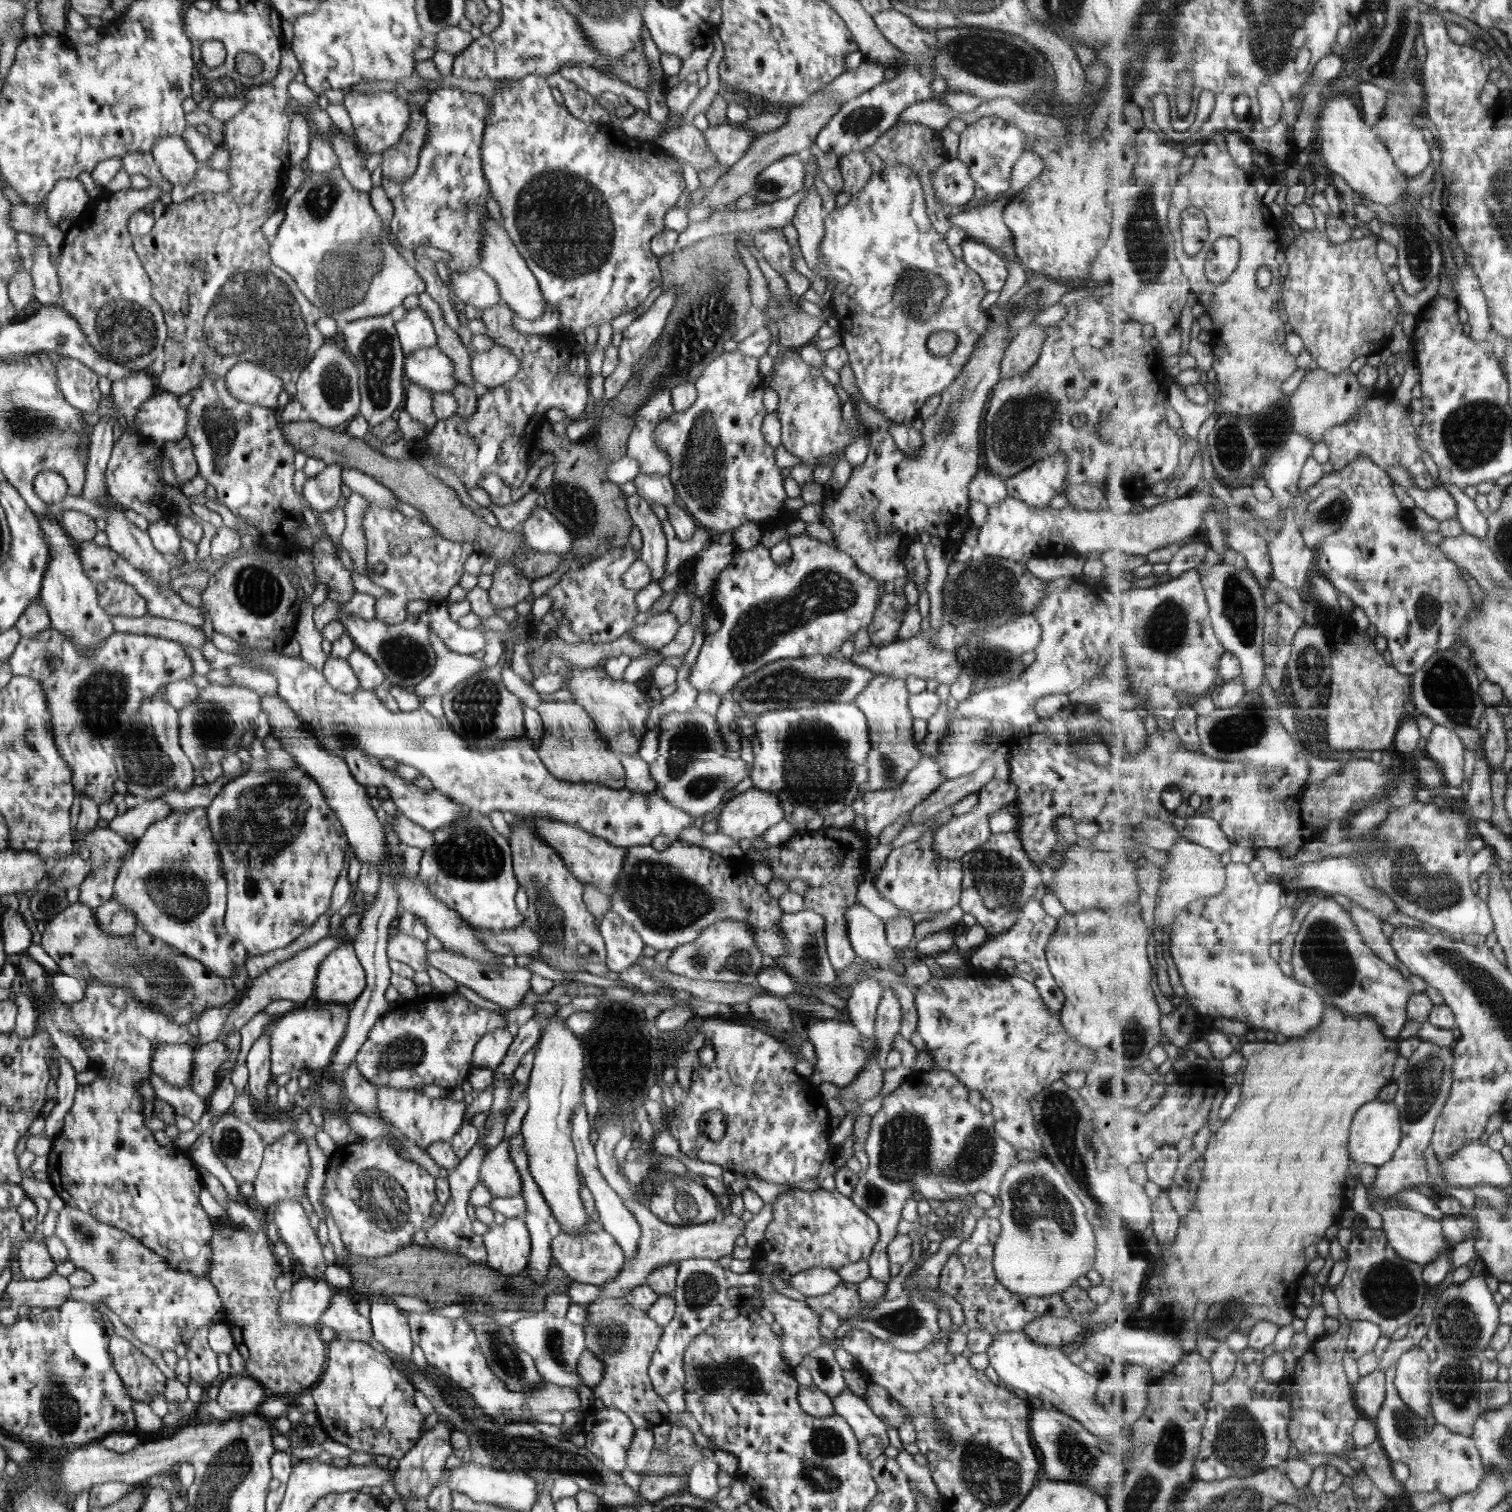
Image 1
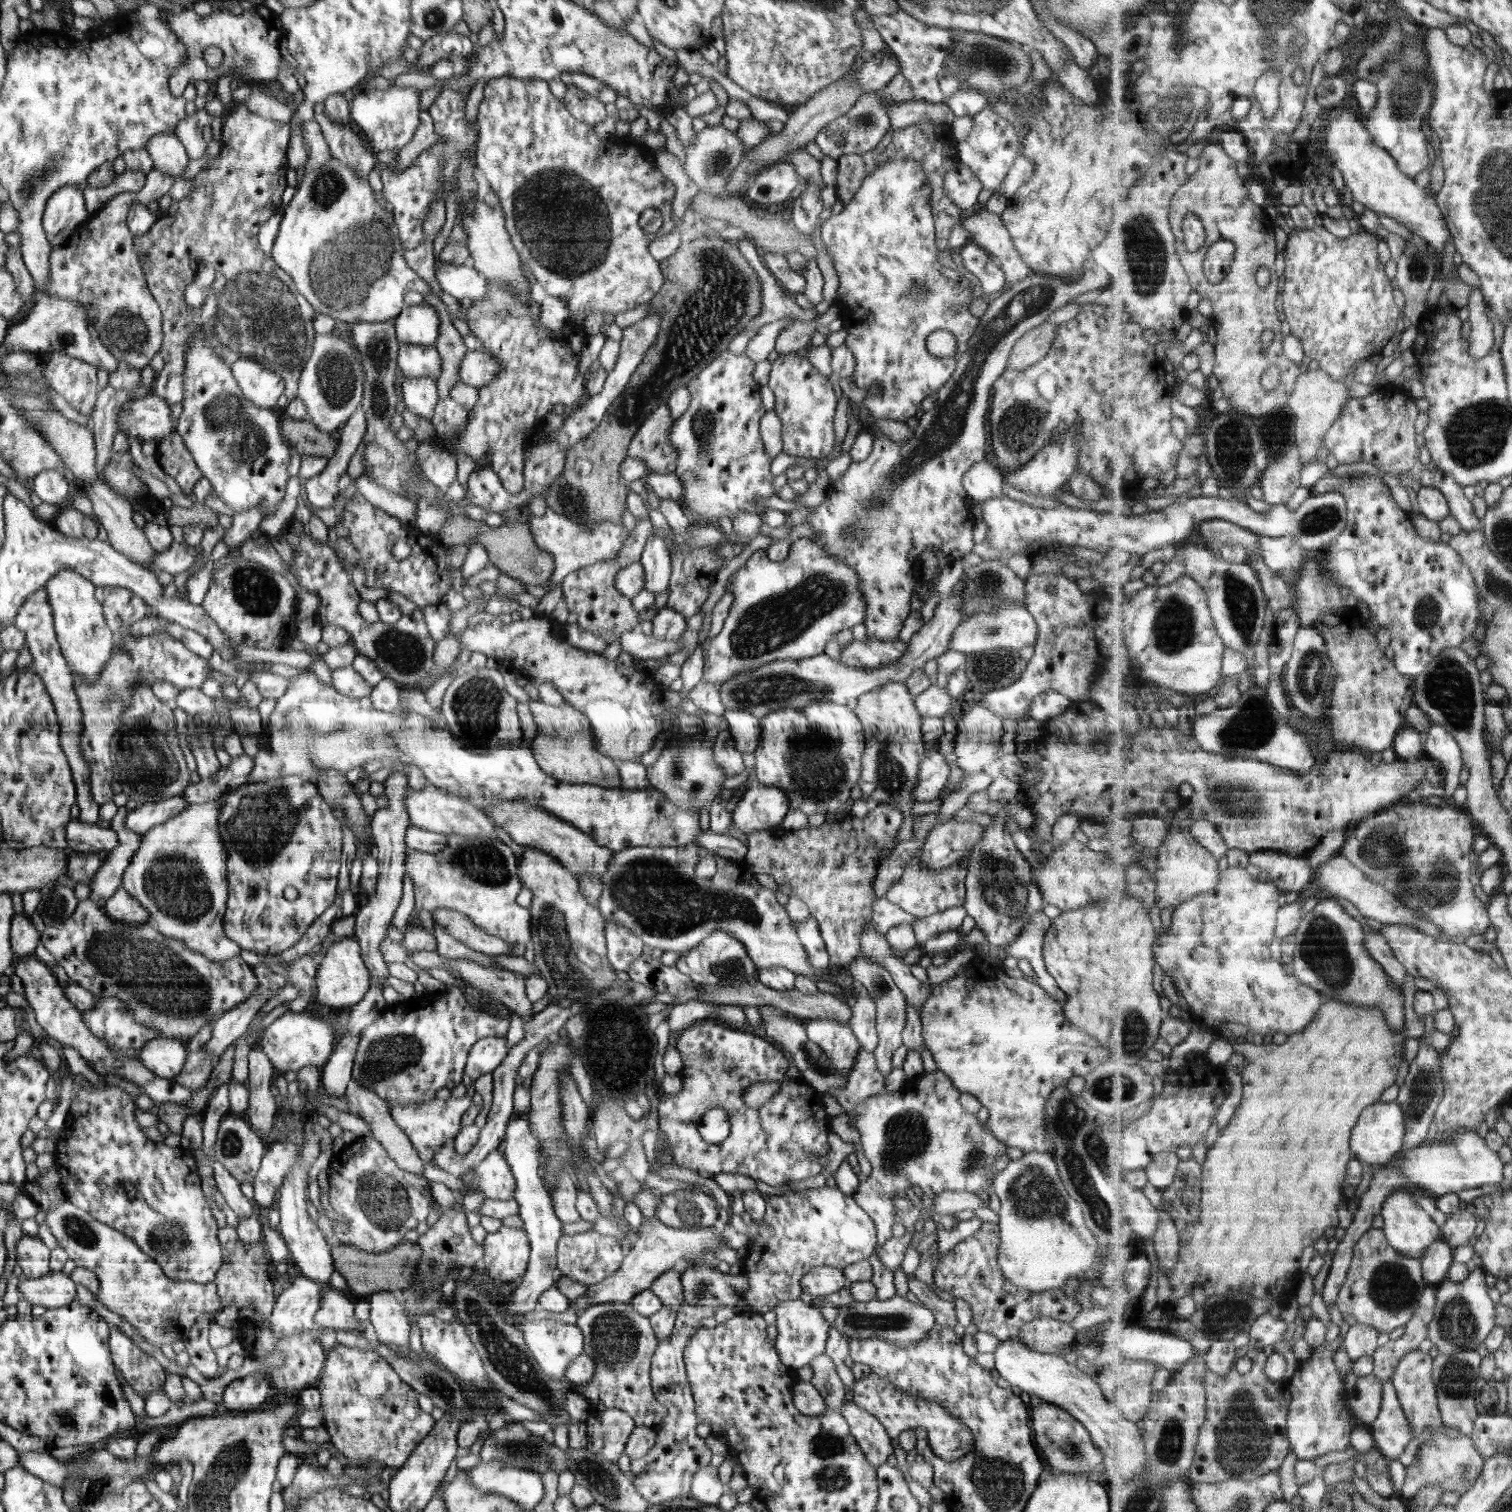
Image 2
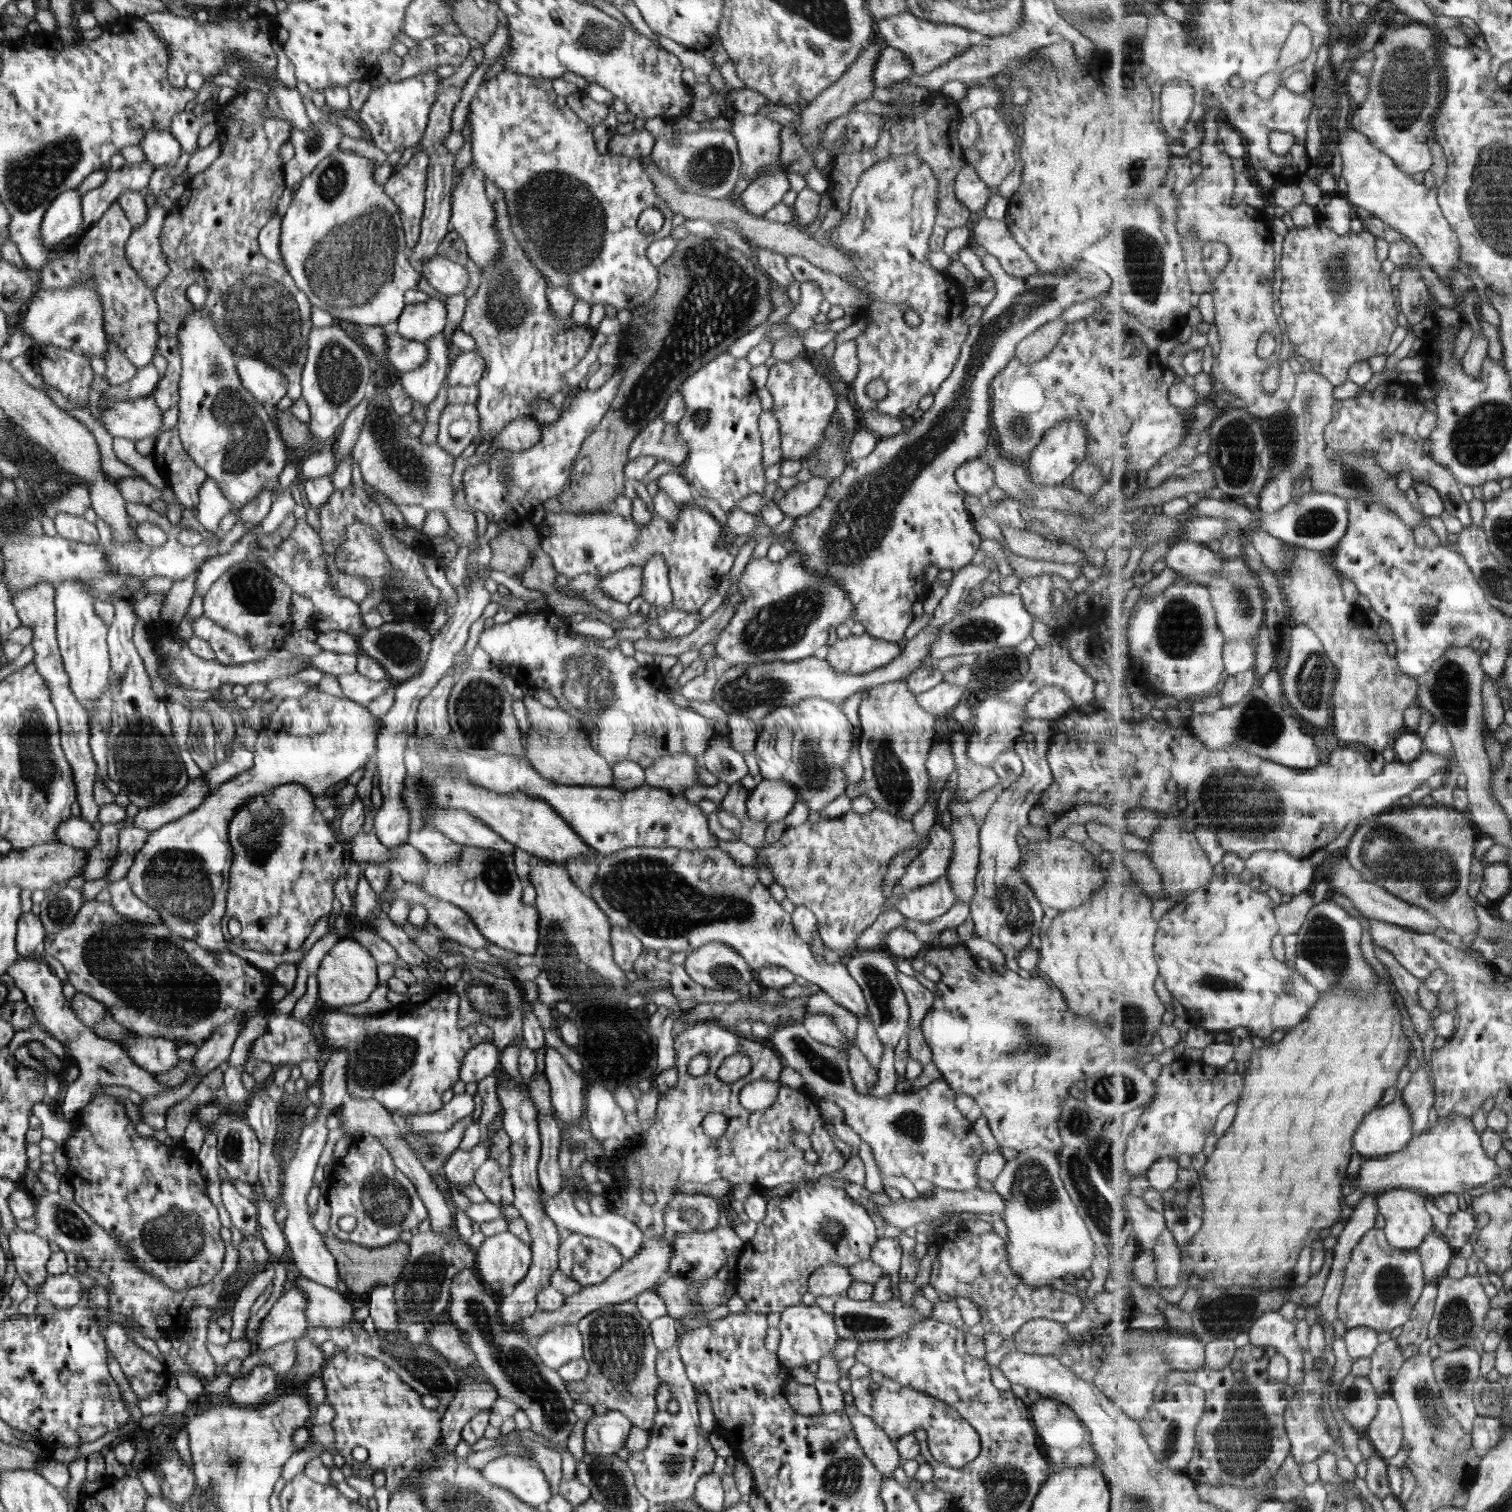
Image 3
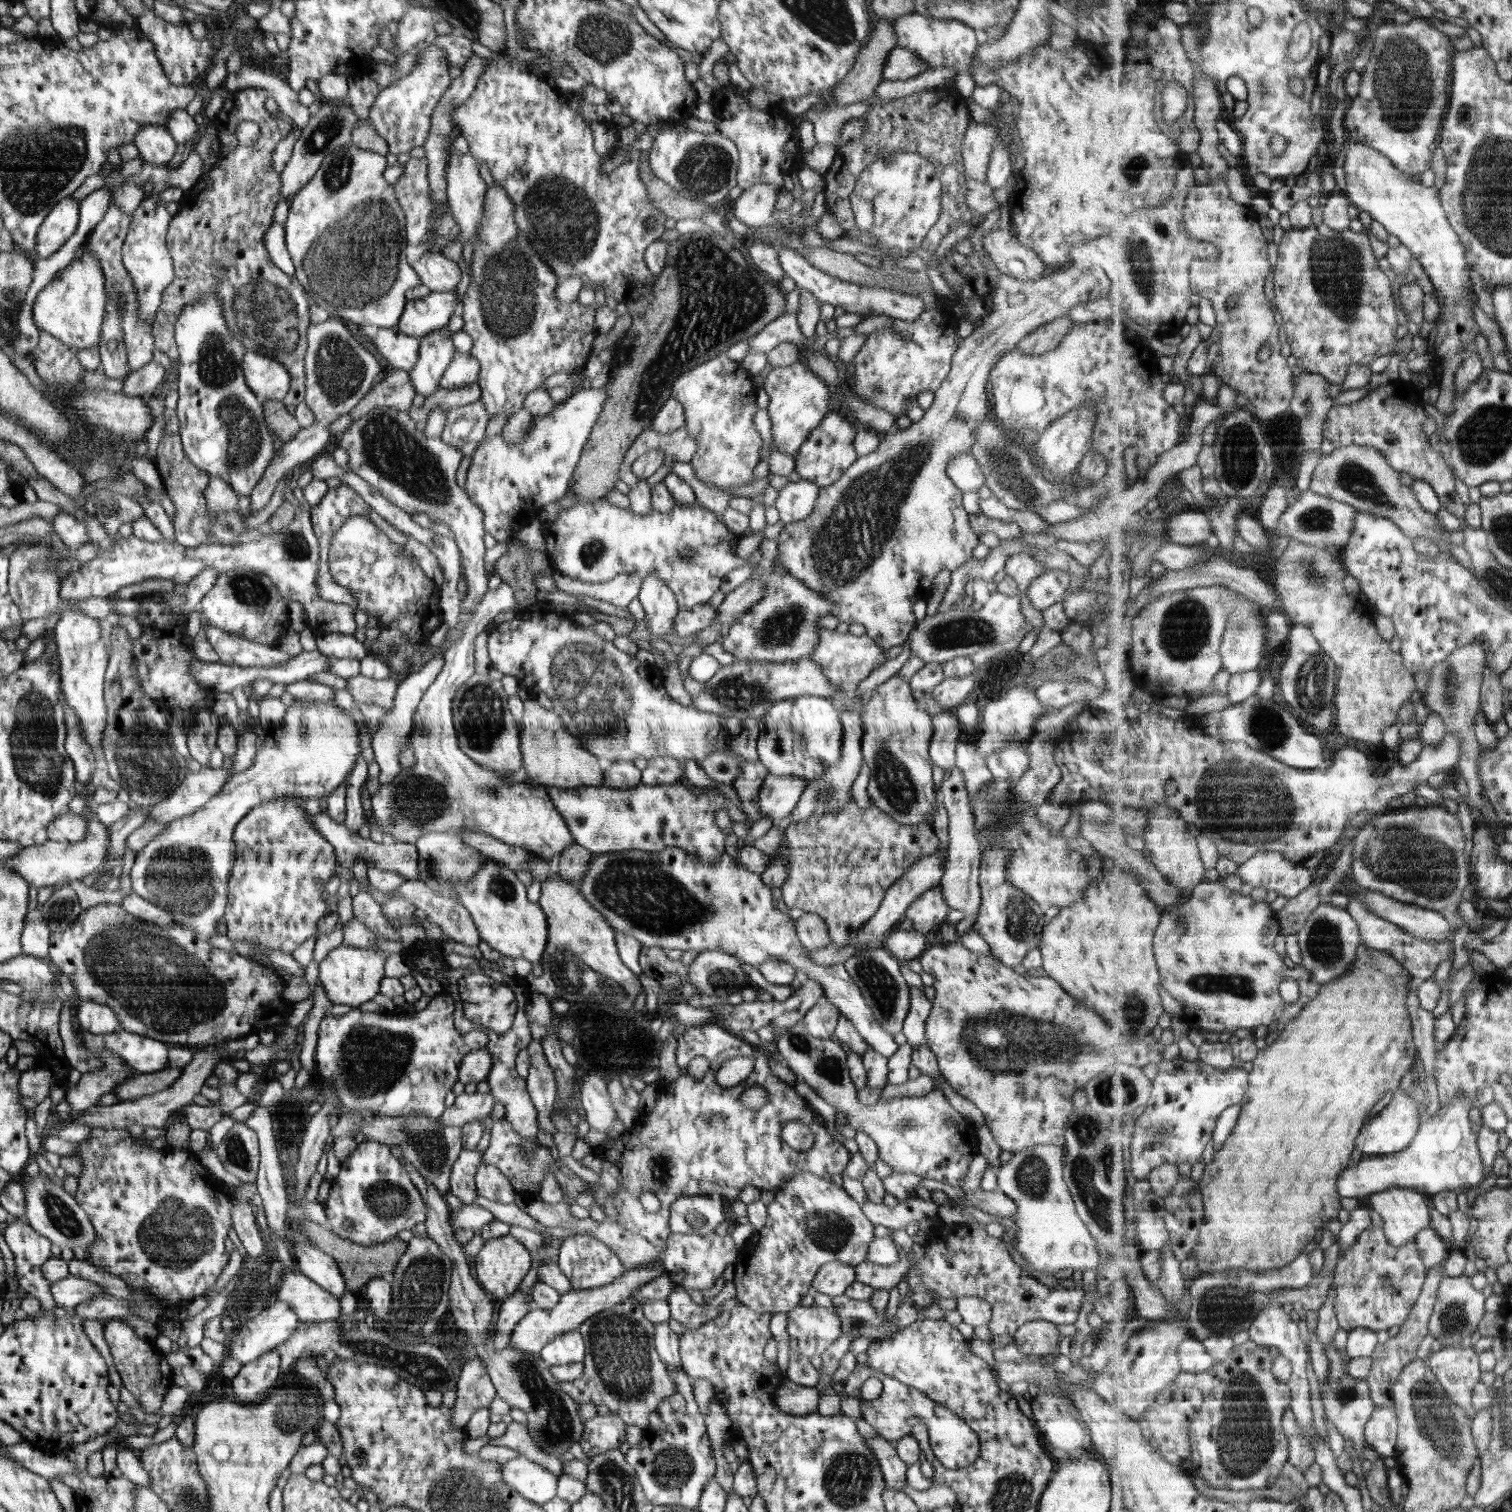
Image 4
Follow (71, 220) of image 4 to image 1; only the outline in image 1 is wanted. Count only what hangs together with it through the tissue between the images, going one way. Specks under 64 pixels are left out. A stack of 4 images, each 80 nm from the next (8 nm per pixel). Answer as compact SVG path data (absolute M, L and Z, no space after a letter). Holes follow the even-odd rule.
M79 178L62 180L44 199L46 212L55 227L64 218L70 218L74 222L82 218L91 200L82 183Z

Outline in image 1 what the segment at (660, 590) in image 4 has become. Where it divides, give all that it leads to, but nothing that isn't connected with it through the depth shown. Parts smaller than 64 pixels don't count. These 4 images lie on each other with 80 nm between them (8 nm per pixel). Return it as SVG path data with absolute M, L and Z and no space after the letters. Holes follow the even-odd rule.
M637 493L628 496L626 502L632 523L640 529L642 534L640 559L648 564L653 581L661 584L667 576L664 570L667 540L660 526L660 520L650 509L650 503Z

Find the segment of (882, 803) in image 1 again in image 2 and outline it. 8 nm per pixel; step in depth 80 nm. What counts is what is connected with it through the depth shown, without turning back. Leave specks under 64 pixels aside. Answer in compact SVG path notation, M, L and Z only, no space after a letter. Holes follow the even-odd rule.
M938 751L927 753L919 764L918 780L912 789L911 798L915 802L932 802L945 788L950 776L950 768L944 755Z

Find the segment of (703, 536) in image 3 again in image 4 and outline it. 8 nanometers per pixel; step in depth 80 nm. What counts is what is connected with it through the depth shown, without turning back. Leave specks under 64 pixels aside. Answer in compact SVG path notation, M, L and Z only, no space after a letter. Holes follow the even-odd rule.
M608 496L604 498L599 498L594 502L579 502L574 506L571 506L568 509L562 510L558 518L552 522L550 525L544 525L545 534L544 539L546 539L546 548L545 551L551 557L554 567L557 571L557 575L564 576L565 578L573 579L574 581L582 581L585 583L601 583L614 578L616 575L622 573L630 573L635 575L640 575L642 580L646 575L658 575L663 578L663 581L666 583L666 586L670 587L670 590L673 590L678 604L683 607L696 606L698 604L706 604L709 602L710 598L714 596L715 592L718 592L720 584L724 582L725 576L731 570L734 570L739 567L743 567L747 564L760 563L763 560L763 553L758 548L749 558L741 558L740 556L735 555L736 545L739 537L735 536L734 544L732 544L732 536L730 530L723 524L719 516L714 512L705 509L700 505L682 505L676 504L672 509L672 512L668 514L667 512L658 512L656 510L651 510L650 514L638 514L634 512L630 507L628 509L620 509L614 504L608 501Z

